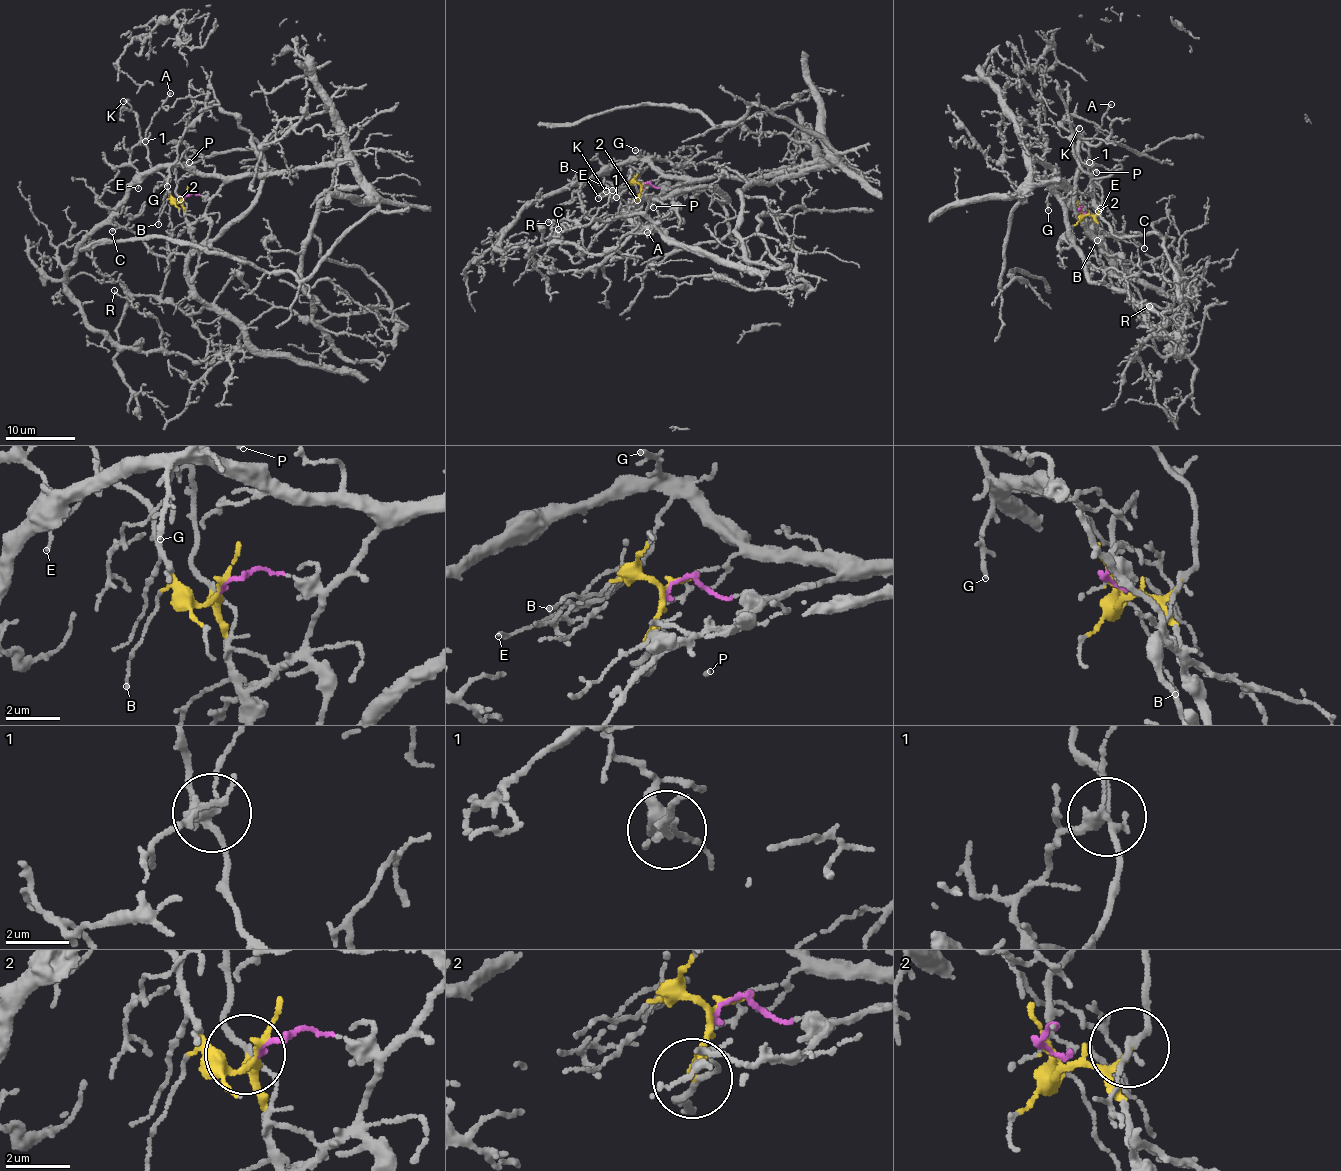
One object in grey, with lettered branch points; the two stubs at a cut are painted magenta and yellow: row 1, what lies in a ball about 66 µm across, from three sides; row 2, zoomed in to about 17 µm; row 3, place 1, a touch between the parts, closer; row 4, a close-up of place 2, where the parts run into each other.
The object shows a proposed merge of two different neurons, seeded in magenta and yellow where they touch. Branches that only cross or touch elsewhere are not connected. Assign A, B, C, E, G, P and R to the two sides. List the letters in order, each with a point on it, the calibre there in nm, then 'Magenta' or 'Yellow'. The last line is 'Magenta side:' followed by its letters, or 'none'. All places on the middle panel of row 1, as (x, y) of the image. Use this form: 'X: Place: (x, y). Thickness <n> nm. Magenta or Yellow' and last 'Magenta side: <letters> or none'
A: Place: (647, 232). Thickness 140 nm. Yellow
B: Place: (612, 190). Thickness 90 nm. Yellow
C: Place: (558, 229). Thickness 130 nm. Magenta
E: Place: (598, 198). Thickness 90 nm. Yellow
G: Place: (635, 150). Thickness 120 nm. Magenta
P: Place: (653, 207). Thickness 190 nm. Yellow
R: Place: (548, 222). Thickness 140 nm. Magenta
Magenta side: C, G, R

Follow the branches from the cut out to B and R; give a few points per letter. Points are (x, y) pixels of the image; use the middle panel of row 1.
B: (643, 184), (627, 184), (612, 191)
R: (643, 184), (686, 182), (646, 162), (609, 164), (537, 200), (497, 246), (581, 241), (564, 219), (547, 223)

